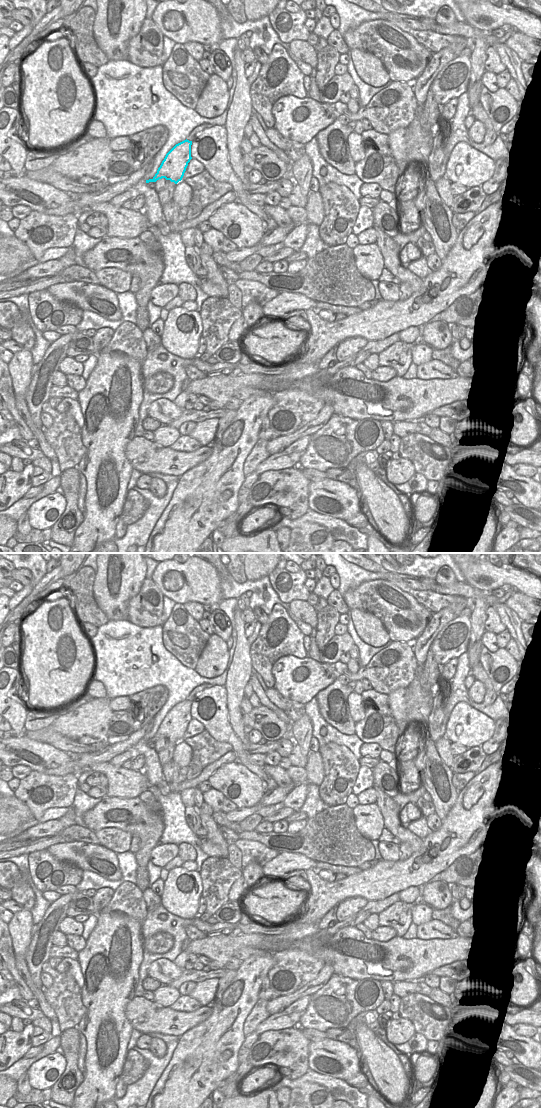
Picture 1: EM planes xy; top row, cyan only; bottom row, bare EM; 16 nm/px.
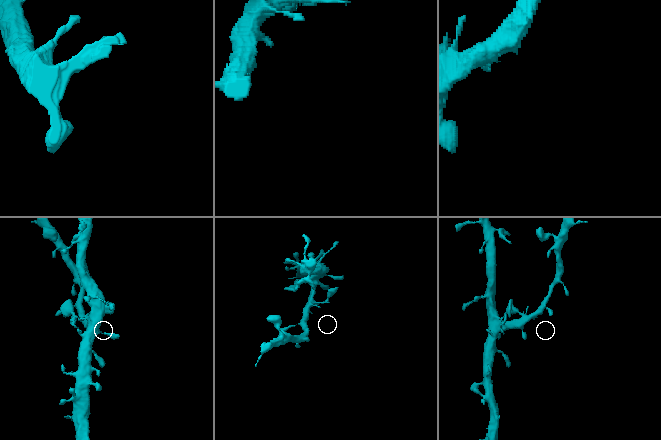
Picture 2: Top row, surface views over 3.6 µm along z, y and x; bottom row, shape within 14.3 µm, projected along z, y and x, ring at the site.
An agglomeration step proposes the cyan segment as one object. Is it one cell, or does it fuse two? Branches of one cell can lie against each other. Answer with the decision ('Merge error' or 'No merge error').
No merge error

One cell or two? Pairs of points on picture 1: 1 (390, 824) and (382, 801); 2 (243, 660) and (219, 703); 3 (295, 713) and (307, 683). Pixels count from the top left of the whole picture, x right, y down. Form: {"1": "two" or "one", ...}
{"1": "one", "2": "two", "3": "two"}

